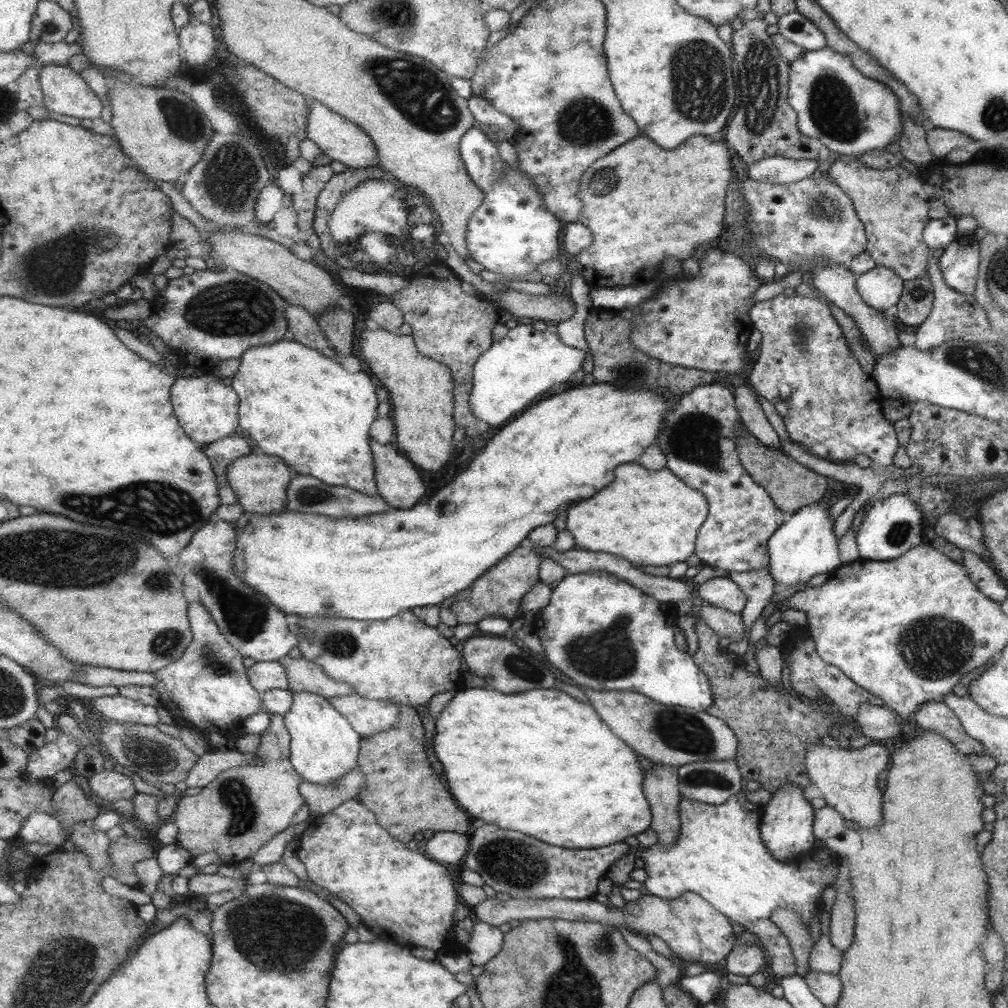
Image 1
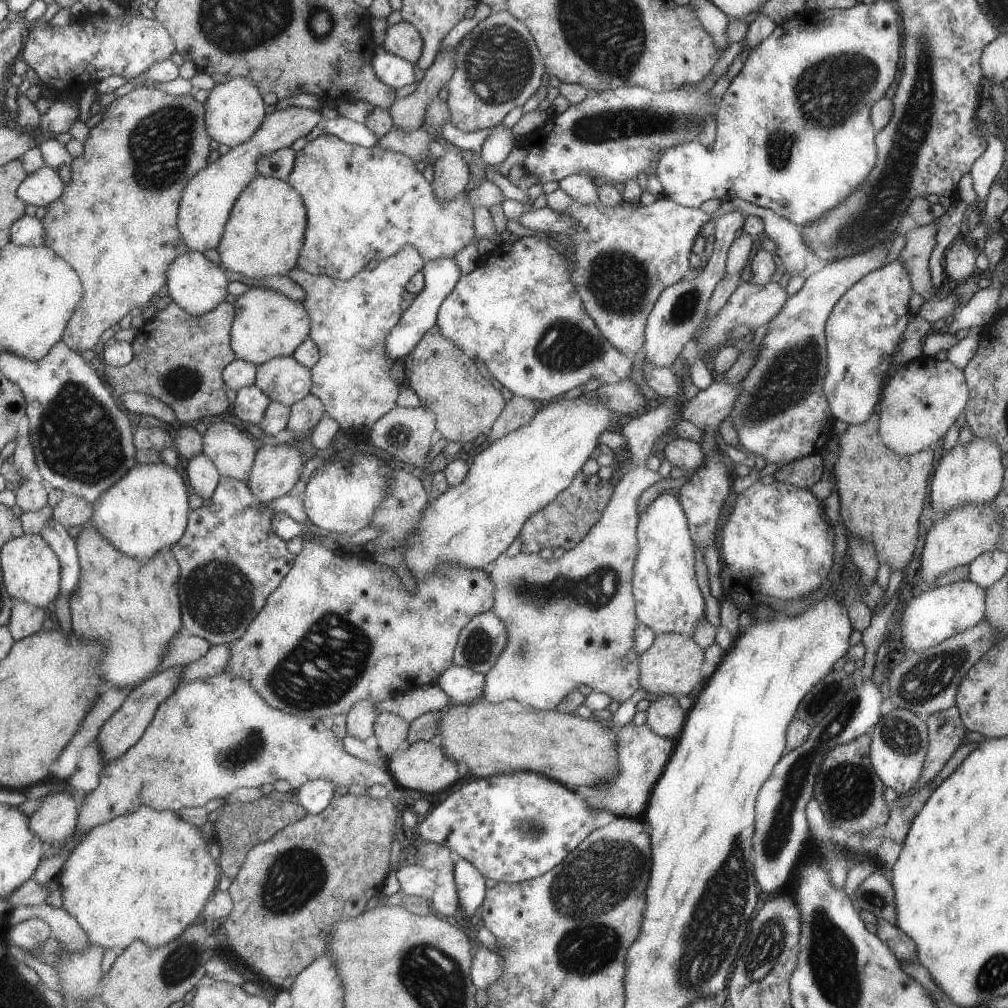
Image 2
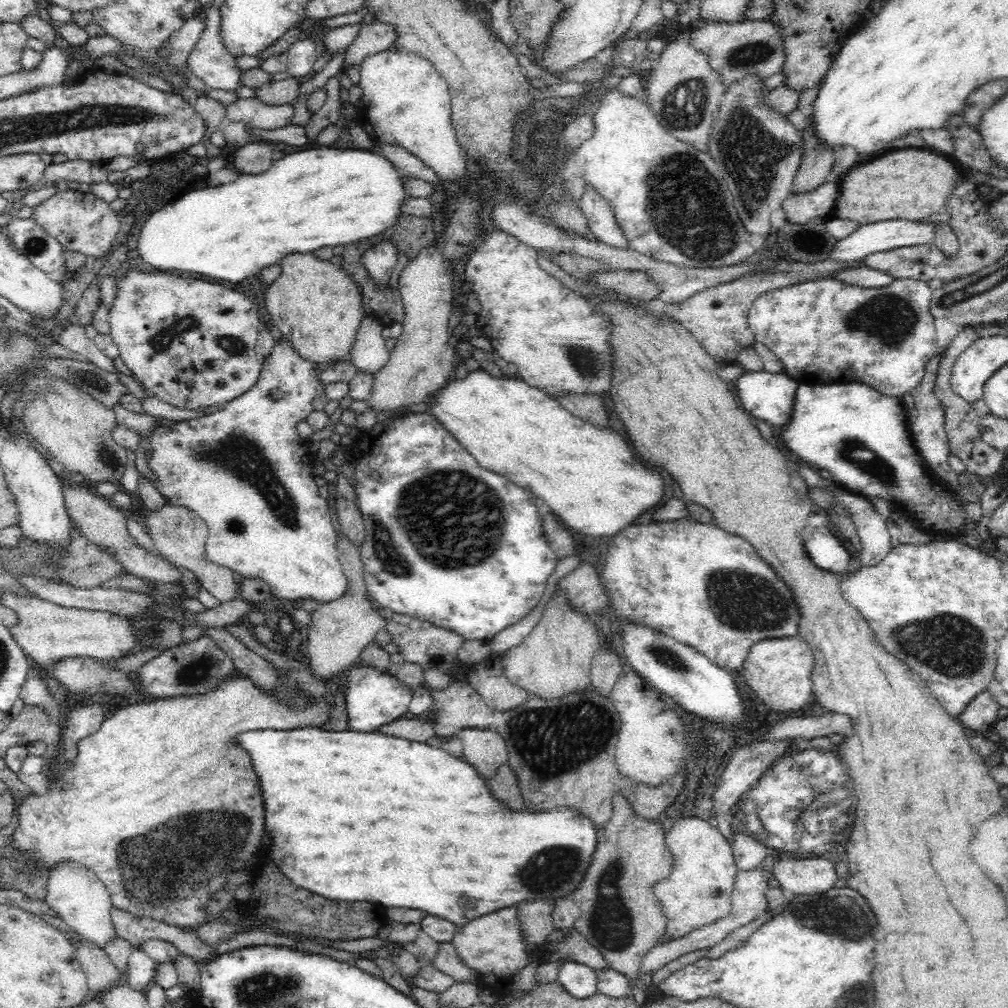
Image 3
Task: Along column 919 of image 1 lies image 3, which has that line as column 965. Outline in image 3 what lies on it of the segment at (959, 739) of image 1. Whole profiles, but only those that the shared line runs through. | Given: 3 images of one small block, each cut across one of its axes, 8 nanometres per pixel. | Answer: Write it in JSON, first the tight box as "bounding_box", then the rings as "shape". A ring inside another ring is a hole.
{"bounding_box":[956,691,1000,732],"shape":[[[987,691],[972,698],[965,706],[962,714],[956,716],[957,720],[966,730],[984,732],[992,729],[993,724],[998,720],[997,712],[1000,706],[990,697]]]}

